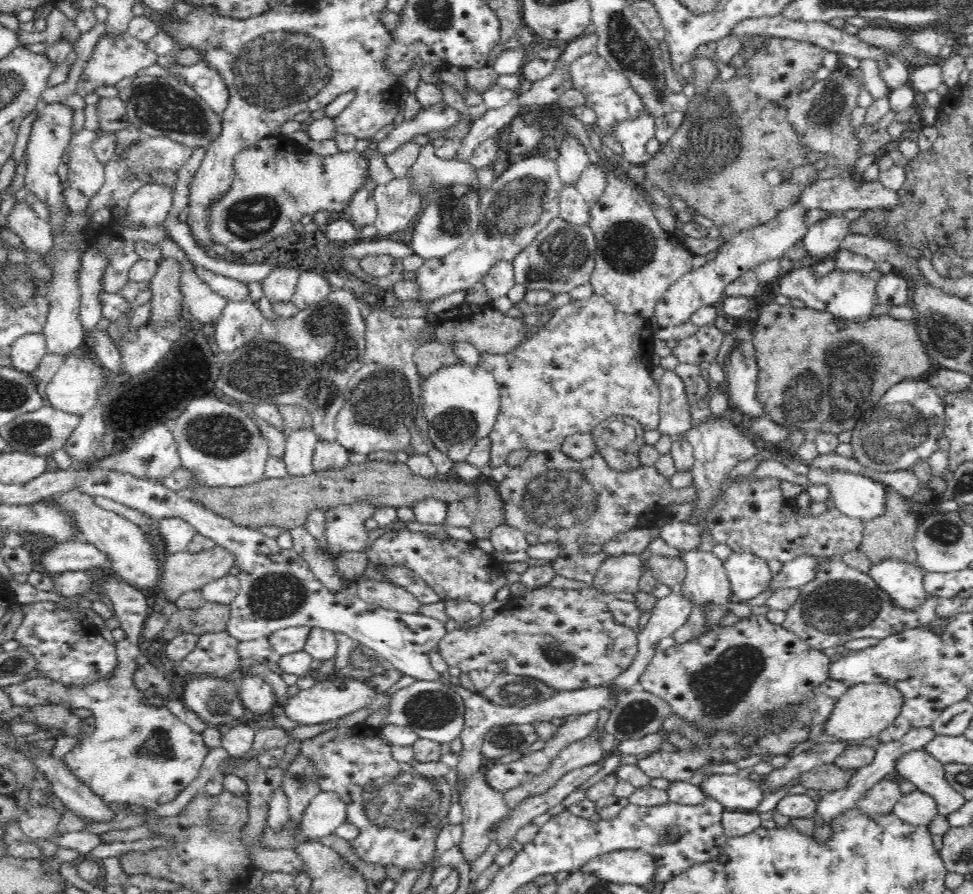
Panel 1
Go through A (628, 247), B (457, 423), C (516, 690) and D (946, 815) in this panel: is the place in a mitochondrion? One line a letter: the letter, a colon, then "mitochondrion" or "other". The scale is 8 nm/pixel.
A: mitochondrion
B: mitochondrion
C: mitochondrion
D: other

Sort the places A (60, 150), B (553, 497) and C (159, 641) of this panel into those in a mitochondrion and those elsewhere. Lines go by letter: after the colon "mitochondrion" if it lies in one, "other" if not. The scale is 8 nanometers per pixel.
A: other
B: mitochondrion
C: other

